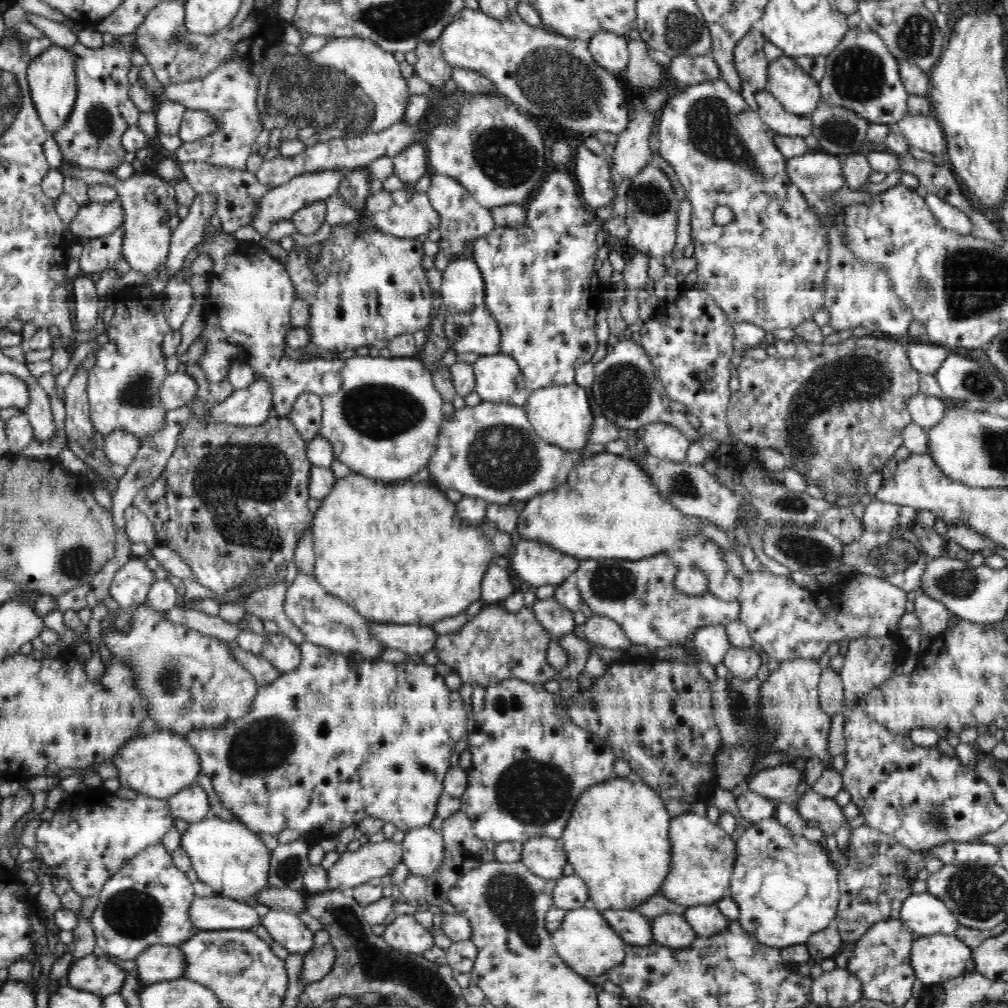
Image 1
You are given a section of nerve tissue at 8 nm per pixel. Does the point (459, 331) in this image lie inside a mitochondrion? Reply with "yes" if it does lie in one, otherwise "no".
no

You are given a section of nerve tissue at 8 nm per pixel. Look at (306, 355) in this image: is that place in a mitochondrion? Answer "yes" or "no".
no

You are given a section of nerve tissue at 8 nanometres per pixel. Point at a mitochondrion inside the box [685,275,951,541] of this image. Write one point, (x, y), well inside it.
(855, 377)

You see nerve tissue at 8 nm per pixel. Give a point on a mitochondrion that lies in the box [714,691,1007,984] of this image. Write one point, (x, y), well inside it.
(935, 817)

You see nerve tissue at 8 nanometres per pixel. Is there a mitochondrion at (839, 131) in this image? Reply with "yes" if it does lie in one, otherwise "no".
yes

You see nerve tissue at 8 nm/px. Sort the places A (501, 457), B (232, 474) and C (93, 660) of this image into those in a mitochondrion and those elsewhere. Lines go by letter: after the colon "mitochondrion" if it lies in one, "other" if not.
A: mitochondrion
B: mitochondrion
C: other

